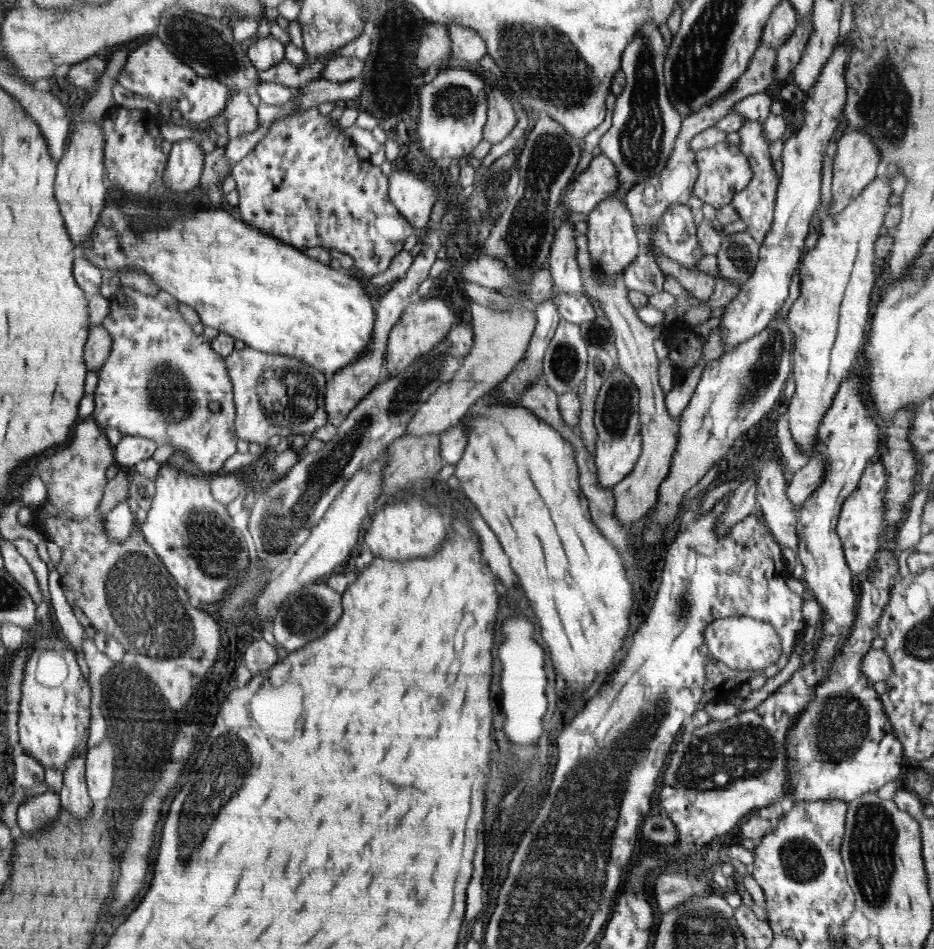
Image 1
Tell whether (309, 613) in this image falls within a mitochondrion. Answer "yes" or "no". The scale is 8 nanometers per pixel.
yes

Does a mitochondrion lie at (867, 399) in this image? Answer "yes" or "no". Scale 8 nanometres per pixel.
no

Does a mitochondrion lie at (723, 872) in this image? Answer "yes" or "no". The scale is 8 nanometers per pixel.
no

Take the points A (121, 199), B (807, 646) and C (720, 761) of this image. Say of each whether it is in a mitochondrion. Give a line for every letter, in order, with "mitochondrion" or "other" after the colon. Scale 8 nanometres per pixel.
A: other
B: other
C: mitochondrion

